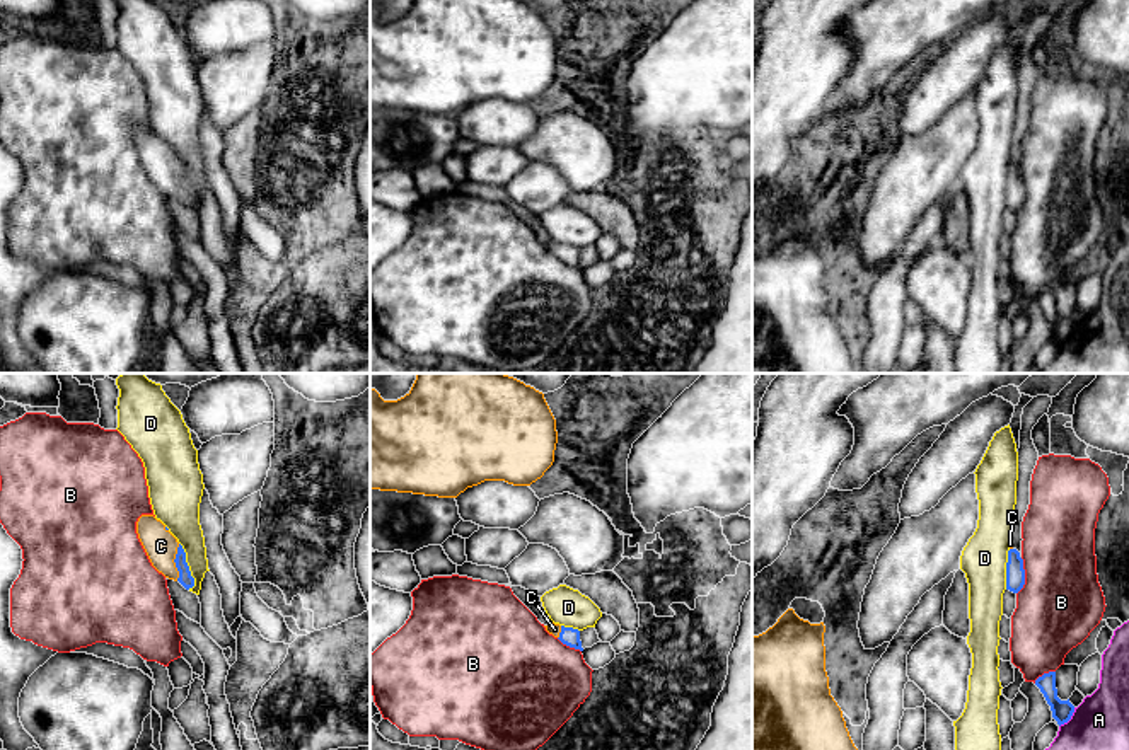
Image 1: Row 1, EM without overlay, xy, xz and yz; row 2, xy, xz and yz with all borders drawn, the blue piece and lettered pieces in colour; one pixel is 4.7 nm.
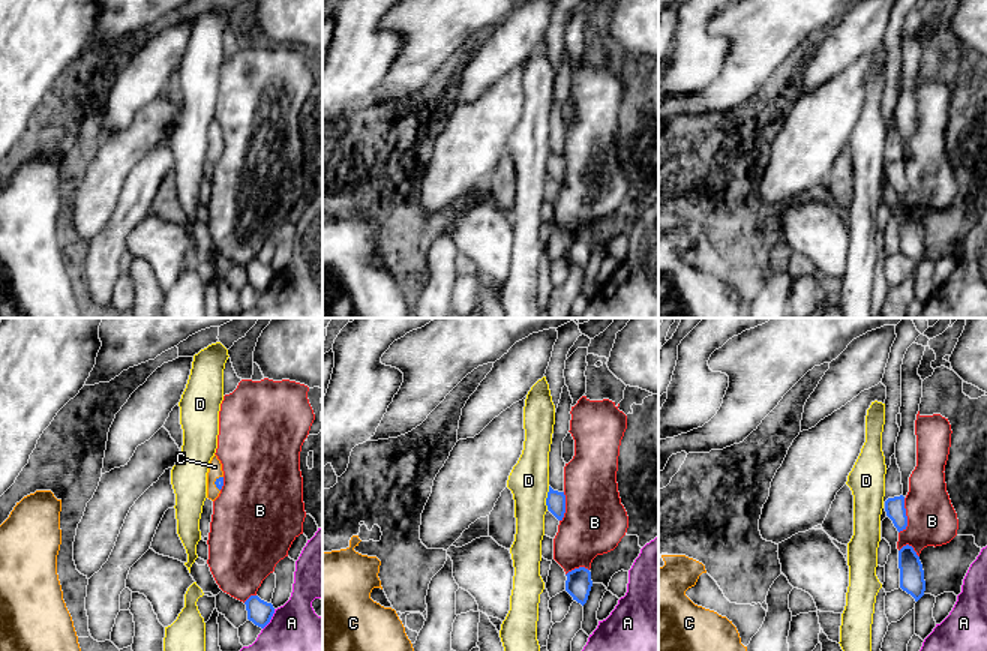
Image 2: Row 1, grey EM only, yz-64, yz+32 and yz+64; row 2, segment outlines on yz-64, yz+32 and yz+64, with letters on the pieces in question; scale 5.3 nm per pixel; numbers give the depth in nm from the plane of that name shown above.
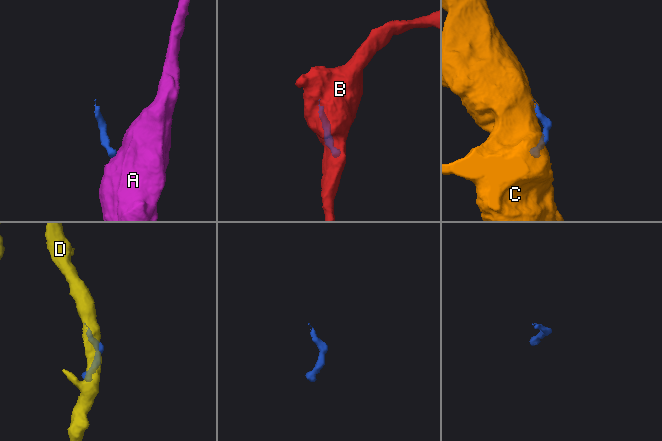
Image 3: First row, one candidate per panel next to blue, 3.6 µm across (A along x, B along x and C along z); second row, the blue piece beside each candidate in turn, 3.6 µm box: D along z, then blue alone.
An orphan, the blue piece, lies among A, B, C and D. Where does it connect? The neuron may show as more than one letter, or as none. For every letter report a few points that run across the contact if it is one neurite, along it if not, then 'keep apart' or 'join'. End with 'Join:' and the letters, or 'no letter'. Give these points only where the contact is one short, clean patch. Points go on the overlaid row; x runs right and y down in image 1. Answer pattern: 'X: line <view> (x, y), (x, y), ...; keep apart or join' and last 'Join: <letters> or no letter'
A: line yz (1075, 708), (1073, 715), (1059, 726); keep apart
B: keep apart
C: line xy (186, 580), (174, 561), (161, 546); join
D: line xy (179, 542), (193, 578), (191, 588); keep apart
Join: C

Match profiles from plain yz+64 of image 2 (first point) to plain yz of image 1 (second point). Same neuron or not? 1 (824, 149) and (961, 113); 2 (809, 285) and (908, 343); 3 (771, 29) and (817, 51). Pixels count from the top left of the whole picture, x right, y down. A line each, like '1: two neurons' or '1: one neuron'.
1: one neuron
2: one neuron
3: two neurons

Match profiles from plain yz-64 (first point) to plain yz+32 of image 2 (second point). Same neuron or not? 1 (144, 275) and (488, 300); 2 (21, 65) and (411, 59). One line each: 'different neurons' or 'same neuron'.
1: same neuron
2: different neurons

